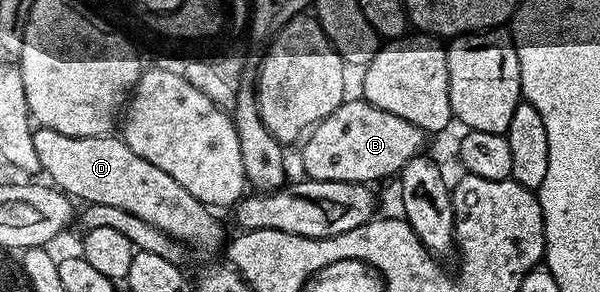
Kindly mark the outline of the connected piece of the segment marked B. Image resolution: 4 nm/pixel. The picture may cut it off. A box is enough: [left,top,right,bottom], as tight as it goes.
[300,100,427,184]

